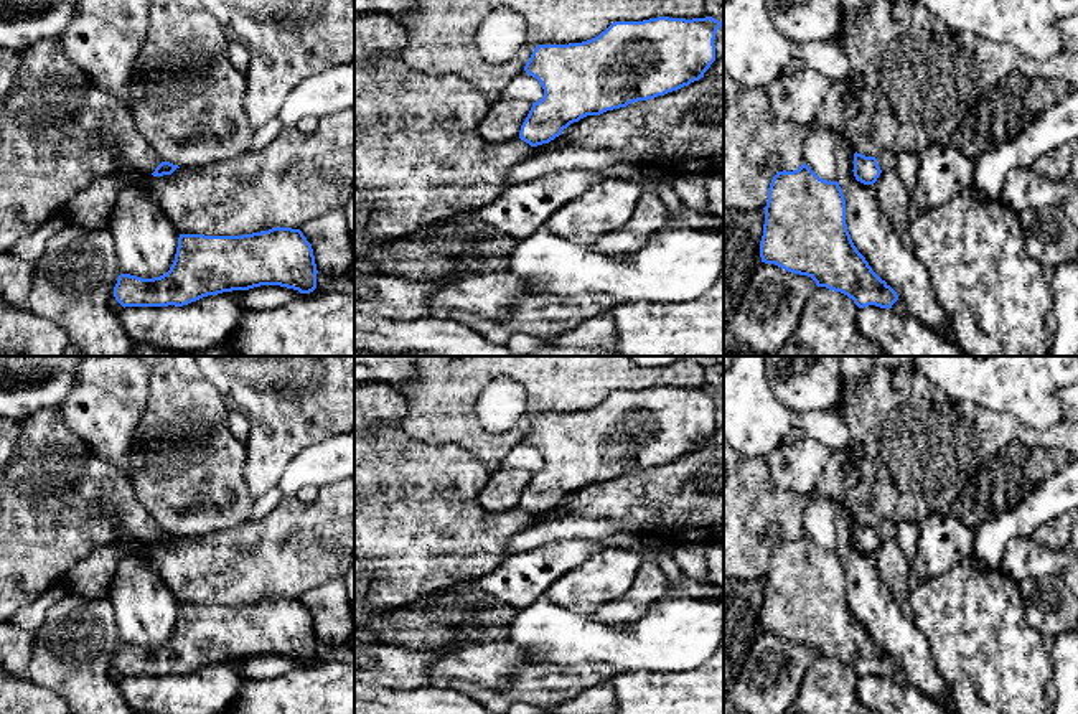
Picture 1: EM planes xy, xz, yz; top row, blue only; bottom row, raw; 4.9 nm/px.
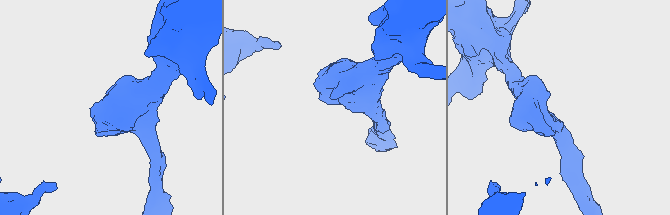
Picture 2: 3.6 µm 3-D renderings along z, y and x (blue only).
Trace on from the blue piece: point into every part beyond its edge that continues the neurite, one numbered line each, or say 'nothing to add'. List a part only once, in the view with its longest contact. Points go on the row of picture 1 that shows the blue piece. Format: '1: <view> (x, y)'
nothing to add

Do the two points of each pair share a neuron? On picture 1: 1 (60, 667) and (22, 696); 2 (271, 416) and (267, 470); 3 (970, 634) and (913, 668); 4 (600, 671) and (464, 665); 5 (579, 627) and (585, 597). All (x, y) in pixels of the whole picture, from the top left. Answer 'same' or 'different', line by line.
1: different
2: same
3: different
4: different
5: different

